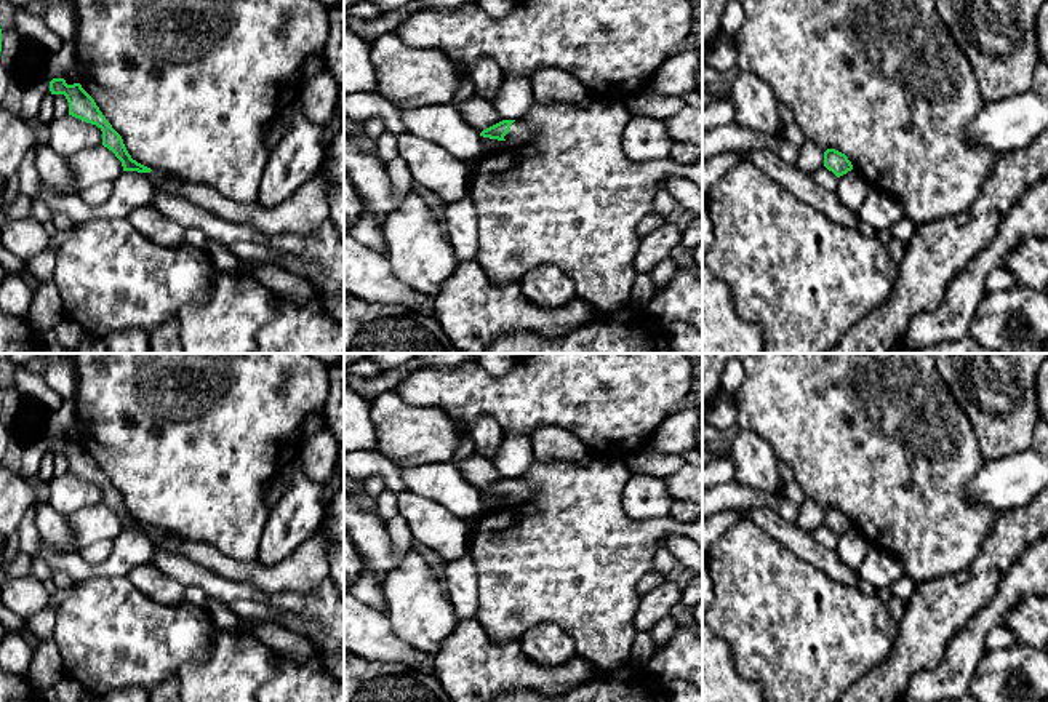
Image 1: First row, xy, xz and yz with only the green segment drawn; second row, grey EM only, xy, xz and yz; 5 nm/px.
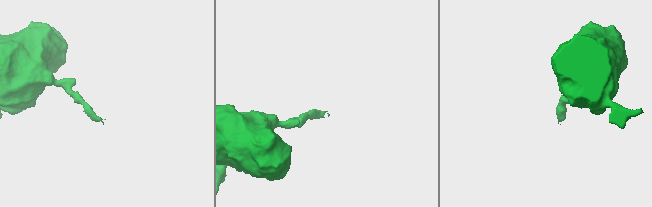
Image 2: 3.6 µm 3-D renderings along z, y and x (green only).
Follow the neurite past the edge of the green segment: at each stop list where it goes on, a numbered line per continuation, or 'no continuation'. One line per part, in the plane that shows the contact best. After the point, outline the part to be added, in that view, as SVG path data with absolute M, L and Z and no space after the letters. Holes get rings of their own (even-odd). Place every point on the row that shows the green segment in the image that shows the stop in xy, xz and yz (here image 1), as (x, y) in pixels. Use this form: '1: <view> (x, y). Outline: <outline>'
1: xz (519, 131). Outline: M515 120L510 125L509 133L504 136L506 142L510 146L517 146L525 142L531 136L531 126L523 123L522 120Z

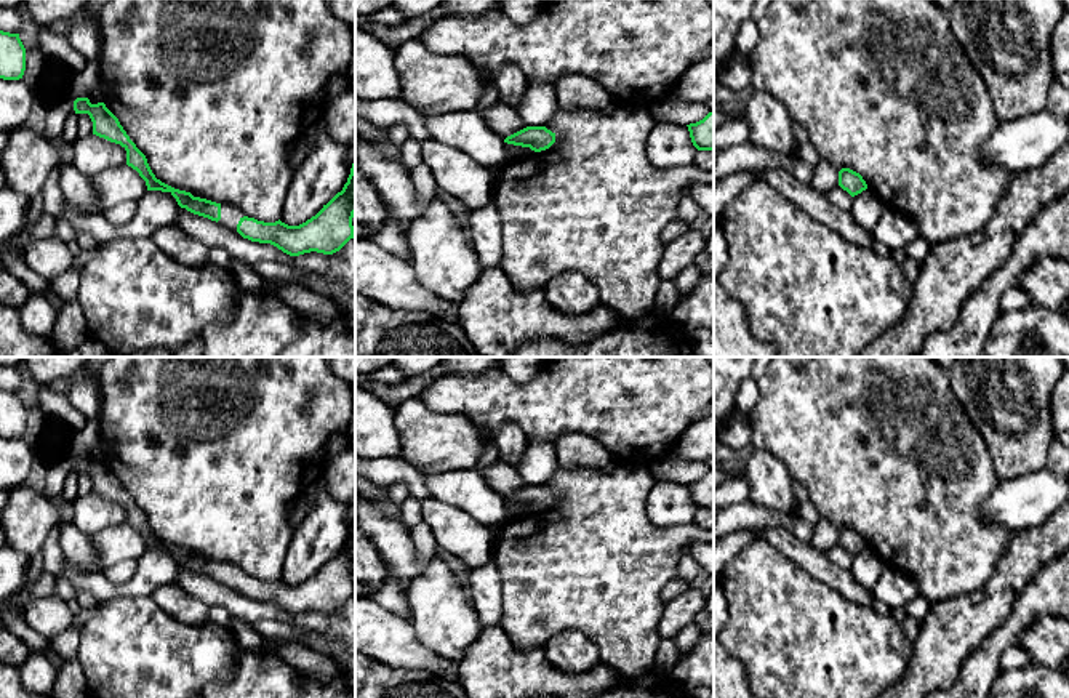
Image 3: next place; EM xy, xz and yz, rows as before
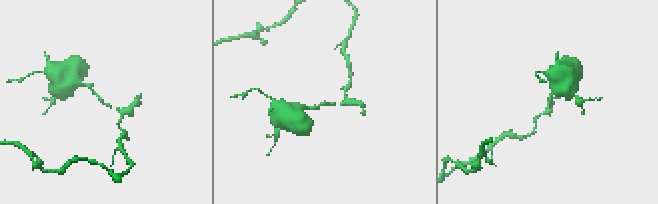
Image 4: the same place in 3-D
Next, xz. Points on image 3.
no continuation

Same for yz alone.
no continuation

